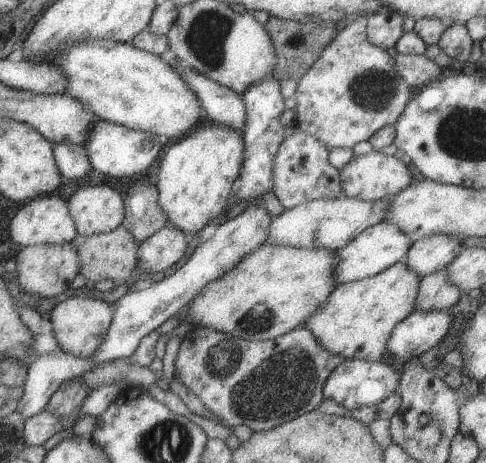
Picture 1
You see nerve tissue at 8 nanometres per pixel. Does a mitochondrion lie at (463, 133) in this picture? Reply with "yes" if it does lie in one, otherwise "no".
yes

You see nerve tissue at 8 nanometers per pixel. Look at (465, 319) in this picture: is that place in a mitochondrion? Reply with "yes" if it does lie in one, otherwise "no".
no

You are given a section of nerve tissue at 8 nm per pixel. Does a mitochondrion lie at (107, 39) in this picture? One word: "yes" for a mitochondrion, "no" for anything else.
no

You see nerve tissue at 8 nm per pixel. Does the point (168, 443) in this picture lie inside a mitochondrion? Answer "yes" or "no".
yes

